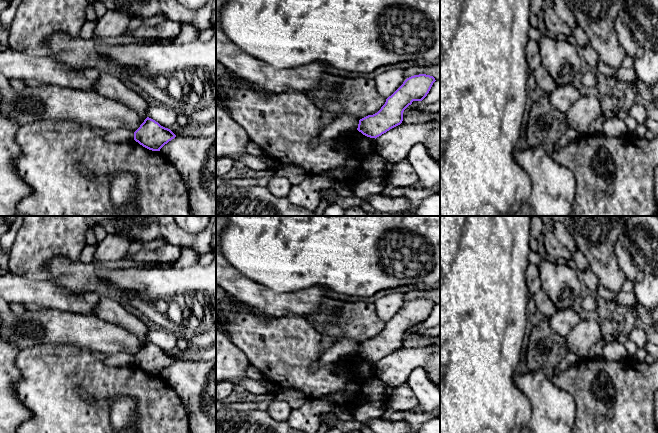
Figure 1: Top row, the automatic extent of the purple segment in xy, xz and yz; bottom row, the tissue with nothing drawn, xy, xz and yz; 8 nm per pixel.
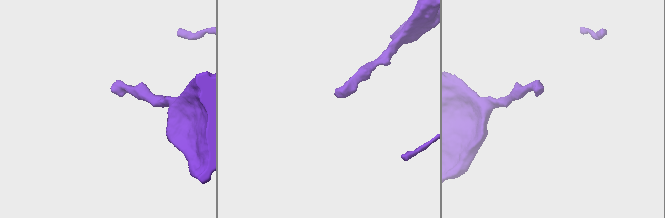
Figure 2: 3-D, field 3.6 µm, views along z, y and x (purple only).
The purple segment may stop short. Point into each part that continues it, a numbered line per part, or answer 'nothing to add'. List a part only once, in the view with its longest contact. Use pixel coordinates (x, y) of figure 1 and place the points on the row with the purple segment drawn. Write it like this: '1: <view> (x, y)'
nothing to add

